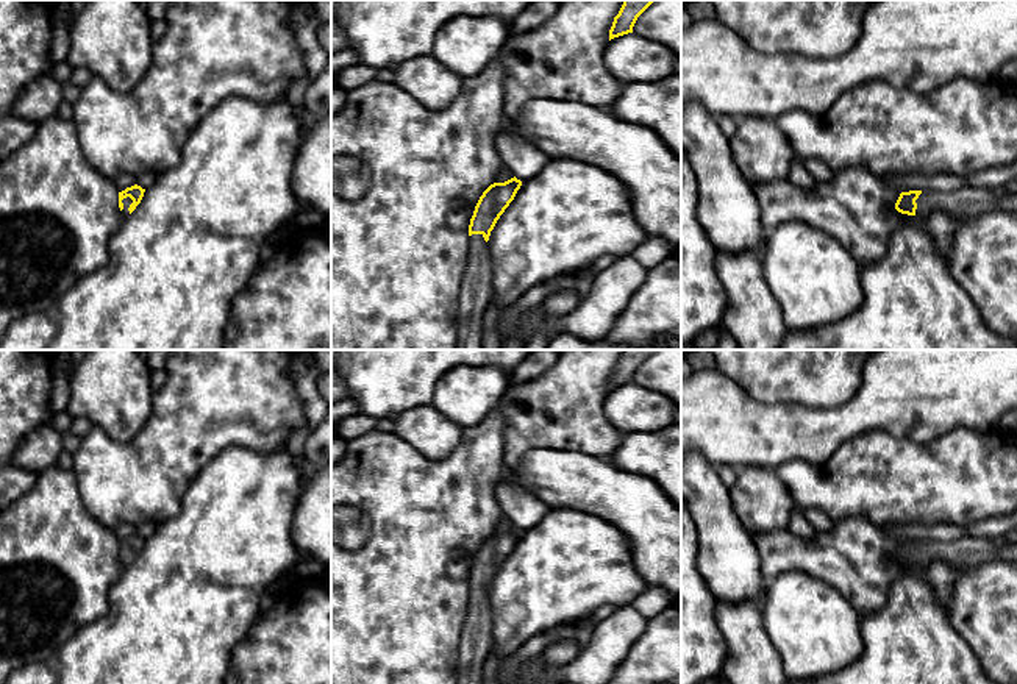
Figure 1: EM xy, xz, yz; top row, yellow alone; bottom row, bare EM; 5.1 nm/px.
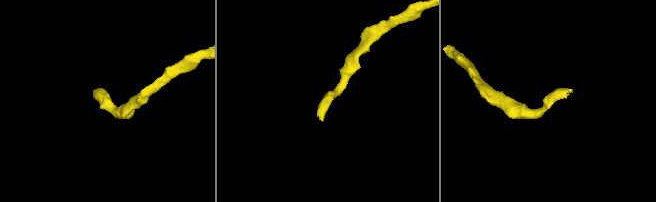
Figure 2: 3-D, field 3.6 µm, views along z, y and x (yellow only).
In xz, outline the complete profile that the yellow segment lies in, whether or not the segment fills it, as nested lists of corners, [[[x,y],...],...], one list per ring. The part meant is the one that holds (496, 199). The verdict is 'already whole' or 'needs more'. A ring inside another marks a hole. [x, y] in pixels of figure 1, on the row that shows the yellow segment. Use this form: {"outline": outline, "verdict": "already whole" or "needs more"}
{"outline": [[[516,176],[505,183],[491,184],[480,197],[469,225],[469,259],[464,280],[458,295],[458,317],[456,317],[456,350],[483,350],[483,315],[494,298],[492,290],[492,258],[487,245],[491,231],[497,220],[514,200],[522,181]]], "verdict": "needs more"}

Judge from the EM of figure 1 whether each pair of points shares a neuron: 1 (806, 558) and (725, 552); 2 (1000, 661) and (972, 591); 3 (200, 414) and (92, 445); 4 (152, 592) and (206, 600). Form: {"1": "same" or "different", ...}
{"1": "different", "2": "same", "3": "same", "4": "same"}

